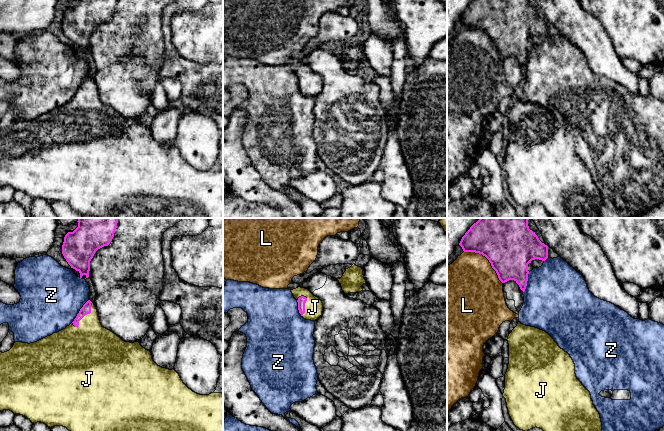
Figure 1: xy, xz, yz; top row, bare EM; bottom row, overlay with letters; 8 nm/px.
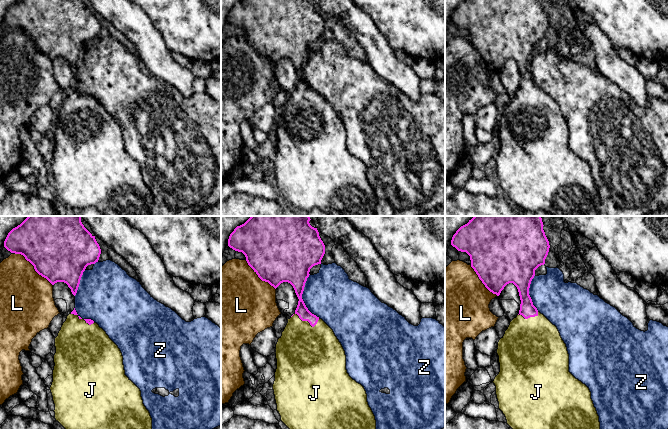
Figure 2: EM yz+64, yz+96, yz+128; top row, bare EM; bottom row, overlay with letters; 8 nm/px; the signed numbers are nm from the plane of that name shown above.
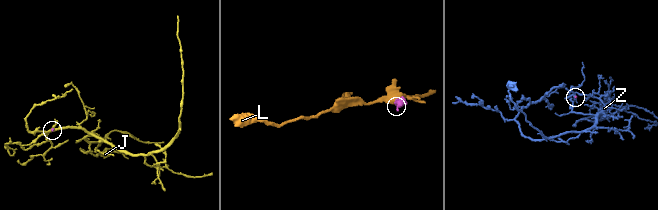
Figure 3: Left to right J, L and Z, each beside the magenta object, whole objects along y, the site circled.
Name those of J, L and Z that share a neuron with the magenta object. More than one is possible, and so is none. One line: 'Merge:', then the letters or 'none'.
Merge: J

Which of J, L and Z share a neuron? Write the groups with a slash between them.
J / L / Z

